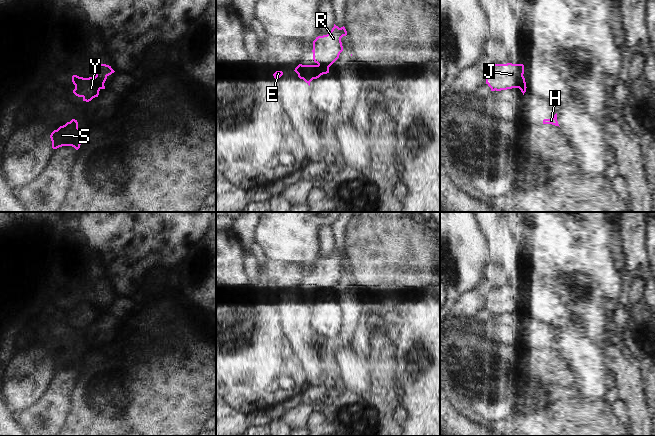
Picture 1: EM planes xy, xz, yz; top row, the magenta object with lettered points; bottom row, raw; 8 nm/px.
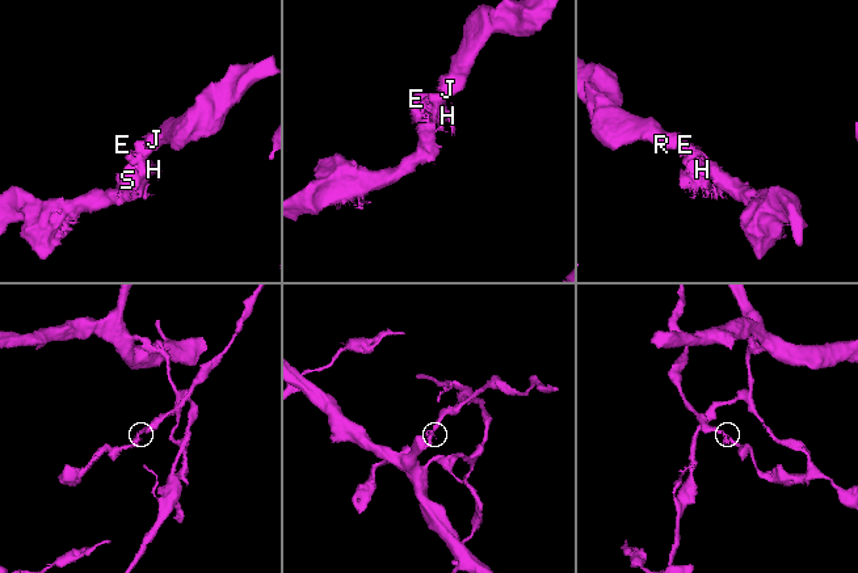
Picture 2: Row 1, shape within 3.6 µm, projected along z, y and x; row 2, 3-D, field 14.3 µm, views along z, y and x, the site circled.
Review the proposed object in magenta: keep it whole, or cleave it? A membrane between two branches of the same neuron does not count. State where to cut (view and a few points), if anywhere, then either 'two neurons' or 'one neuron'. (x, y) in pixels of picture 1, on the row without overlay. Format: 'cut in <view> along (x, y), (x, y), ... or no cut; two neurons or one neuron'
no cut; one neuron

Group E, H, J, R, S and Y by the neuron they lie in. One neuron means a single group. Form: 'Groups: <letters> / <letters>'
Groups: E H J R S Y.

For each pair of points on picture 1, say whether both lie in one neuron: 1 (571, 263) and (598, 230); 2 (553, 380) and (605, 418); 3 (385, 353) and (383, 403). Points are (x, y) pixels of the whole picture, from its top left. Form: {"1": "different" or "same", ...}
{"1": "same", "2": "same", "3": "same"}

